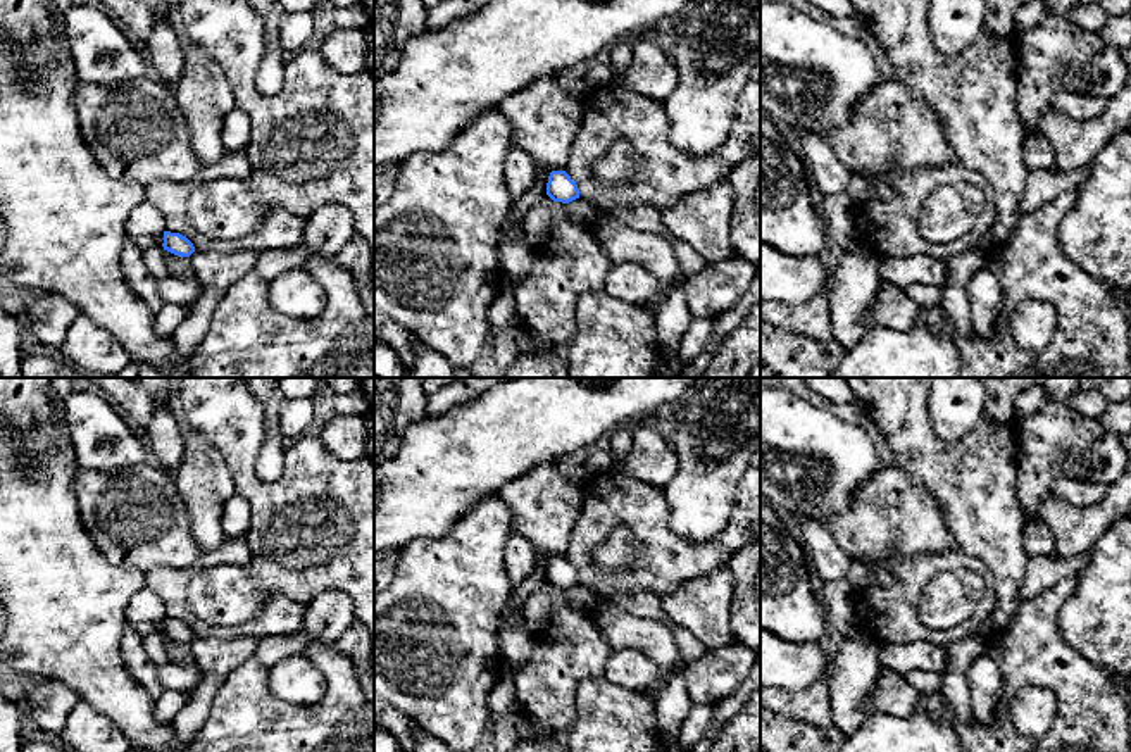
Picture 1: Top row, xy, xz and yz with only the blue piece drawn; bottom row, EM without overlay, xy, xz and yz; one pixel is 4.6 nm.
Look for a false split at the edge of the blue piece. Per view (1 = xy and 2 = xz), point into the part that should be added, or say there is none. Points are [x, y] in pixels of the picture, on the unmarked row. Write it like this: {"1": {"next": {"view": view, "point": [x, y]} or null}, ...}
{"1": {"next": null}, "2": {"next": null}}

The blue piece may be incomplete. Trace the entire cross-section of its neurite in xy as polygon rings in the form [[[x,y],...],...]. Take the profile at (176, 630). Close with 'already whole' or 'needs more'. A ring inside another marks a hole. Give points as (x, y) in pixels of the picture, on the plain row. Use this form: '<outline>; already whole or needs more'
[[[164,617],[162,633],[164,636],[181,643],[190,643],[195,638],[193,630],[186,623],[171,617]]]; already whole

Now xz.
[[[552,557],[547,569],[547,581],[553,588],[569,590],[579,585],[579,576],[566,557]]]; already whole

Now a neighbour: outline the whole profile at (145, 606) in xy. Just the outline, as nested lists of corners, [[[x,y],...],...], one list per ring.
[[[141,588],[128,604],[126,623],[160,623],[166,617],[166,607],[157,593],[150,588]]]

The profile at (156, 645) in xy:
[[[153,631],[143,636],[143,645],[150,661],[160,667],[169,662],[169,649],[162,631]]]

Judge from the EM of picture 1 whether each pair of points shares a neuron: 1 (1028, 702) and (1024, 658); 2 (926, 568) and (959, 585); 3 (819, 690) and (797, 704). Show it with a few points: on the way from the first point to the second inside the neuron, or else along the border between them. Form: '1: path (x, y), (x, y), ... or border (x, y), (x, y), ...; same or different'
1: border (1056, 694), (1024, 683), (1009, 706), (1012, 723); different
2: border (980, 575), (940, 571), (916, 609); different
3: path (814, 695), (802, 704); same

